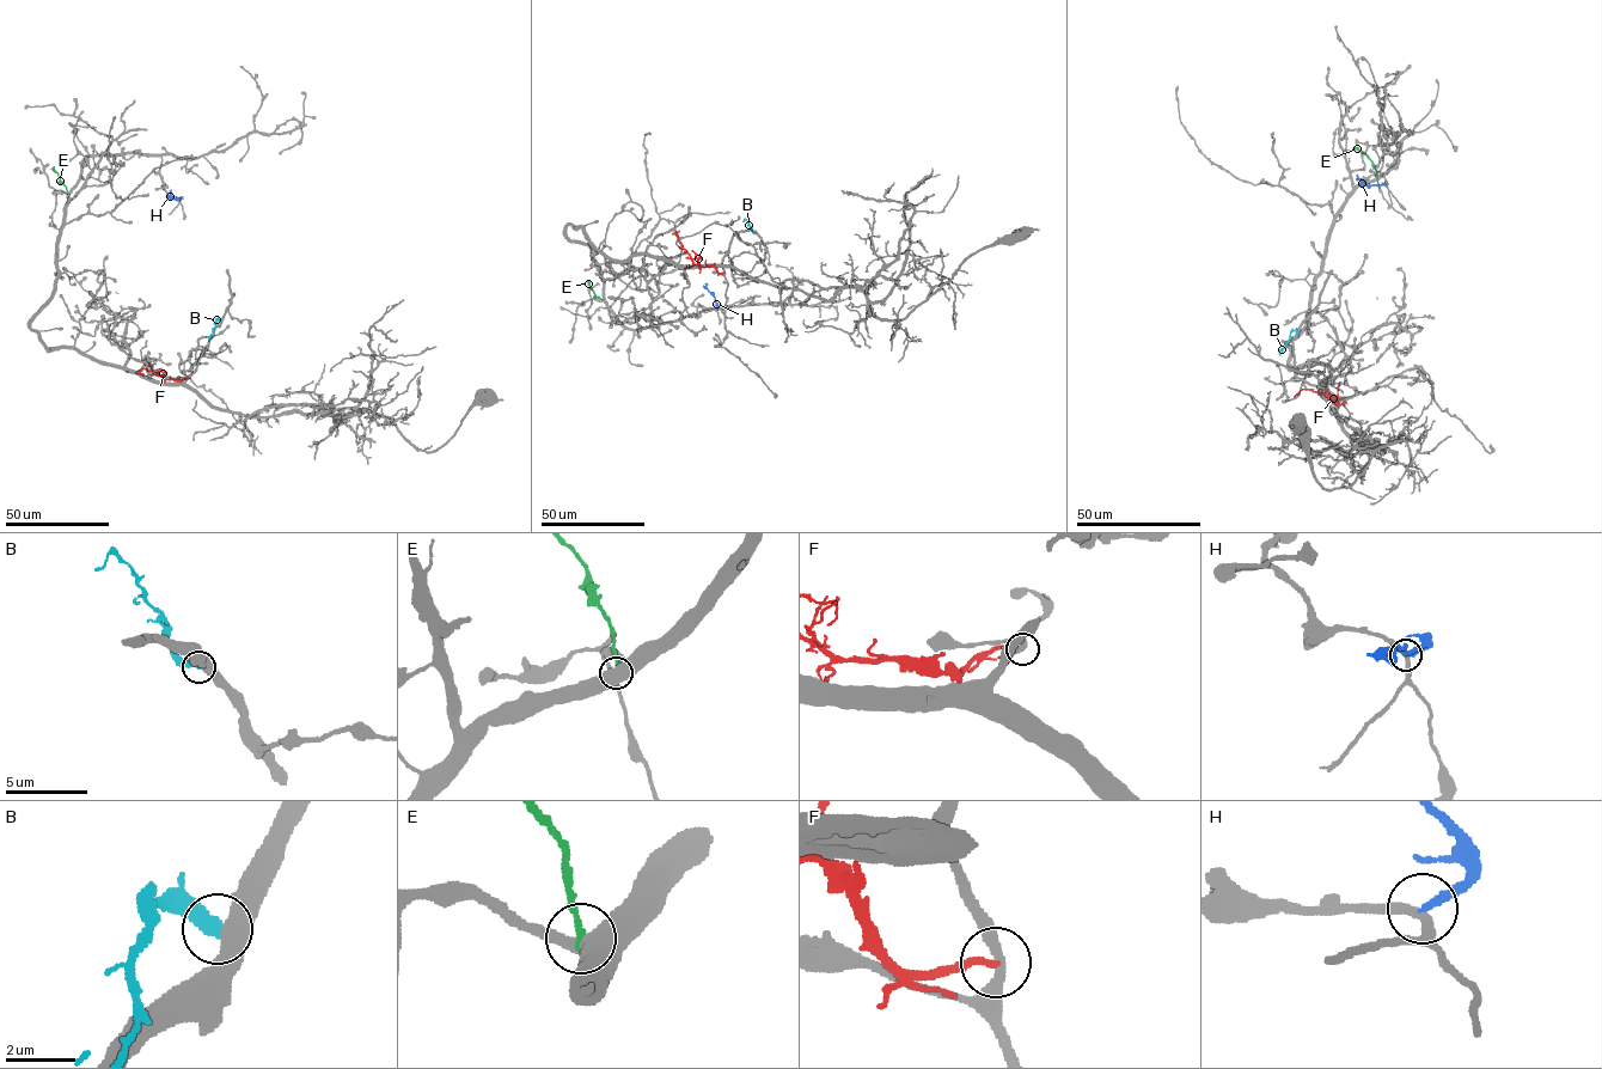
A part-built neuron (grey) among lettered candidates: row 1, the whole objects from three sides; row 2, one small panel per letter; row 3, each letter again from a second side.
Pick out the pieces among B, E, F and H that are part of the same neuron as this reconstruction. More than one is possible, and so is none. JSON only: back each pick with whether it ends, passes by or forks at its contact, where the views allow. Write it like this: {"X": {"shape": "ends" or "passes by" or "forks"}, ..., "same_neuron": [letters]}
{"same_neuron": []}

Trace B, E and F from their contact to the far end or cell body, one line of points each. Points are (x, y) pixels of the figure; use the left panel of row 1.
B: (220, 321), (216, 319), (208, 340)
E: (67, 193), (59, 173), (50, 169)
F: (189, 378), (165, 379), (145, 368), (126, 372)

